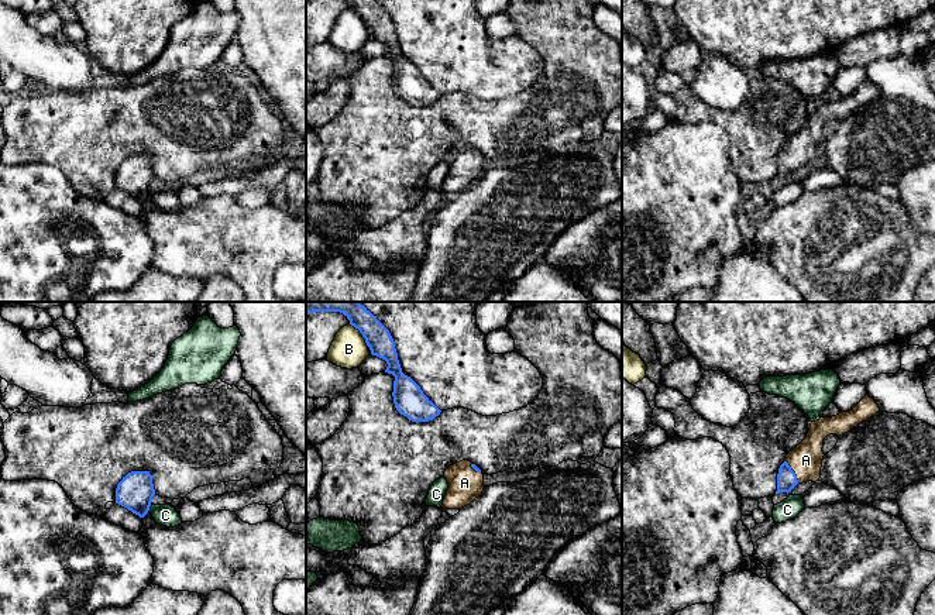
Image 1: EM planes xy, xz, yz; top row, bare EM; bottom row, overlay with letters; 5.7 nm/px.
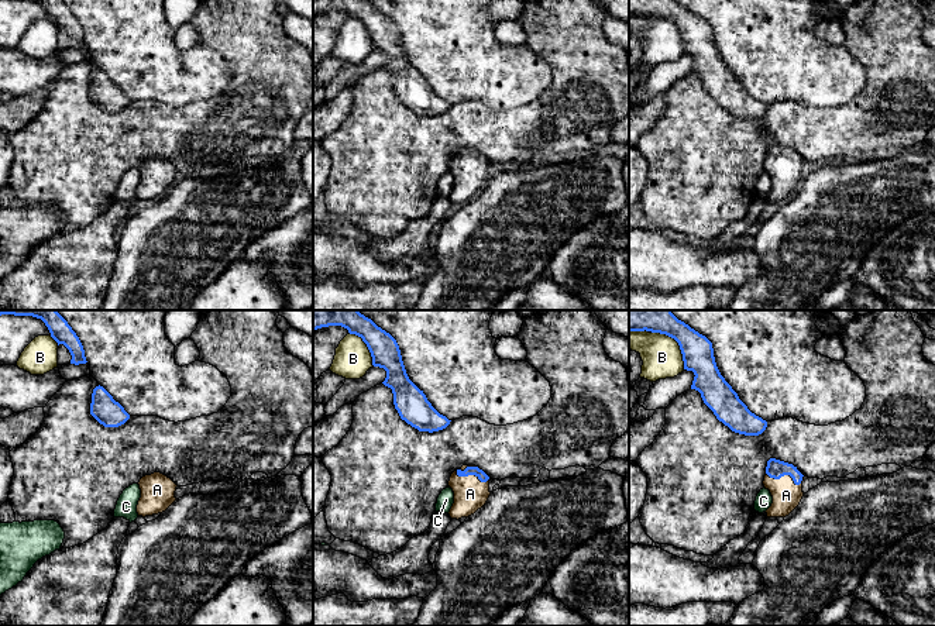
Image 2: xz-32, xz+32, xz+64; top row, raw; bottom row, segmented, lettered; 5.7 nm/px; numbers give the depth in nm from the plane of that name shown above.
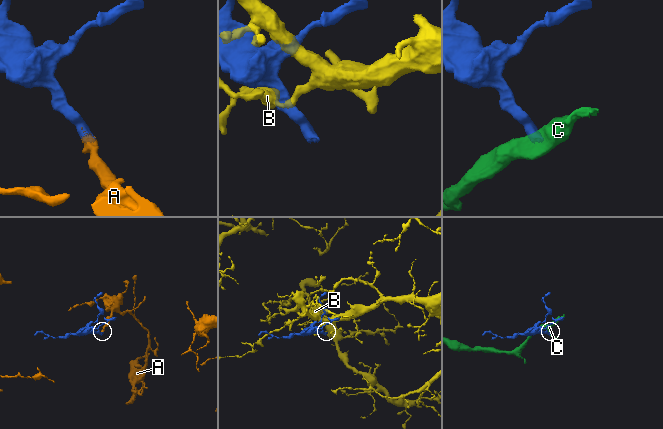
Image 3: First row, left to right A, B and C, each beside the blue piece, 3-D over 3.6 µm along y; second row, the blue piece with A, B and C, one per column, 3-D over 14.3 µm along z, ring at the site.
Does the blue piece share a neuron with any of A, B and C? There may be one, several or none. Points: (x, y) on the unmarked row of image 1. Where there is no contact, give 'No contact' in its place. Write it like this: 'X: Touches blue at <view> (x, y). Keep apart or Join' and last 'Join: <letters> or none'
A: Touches blue at yz (793, 155). Join
B: Touches blue at xz (361, 17). Keep apart
C: Touches blue at xy (148, 192). Keep apart
Join: A

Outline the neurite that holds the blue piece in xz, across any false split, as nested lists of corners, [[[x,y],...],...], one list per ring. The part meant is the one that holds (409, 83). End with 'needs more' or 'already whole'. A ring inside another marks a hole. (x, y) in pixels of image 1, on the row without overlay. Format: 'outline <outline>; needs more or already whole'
outline [[[347,0],[347,3],[360,14],[371,38],[386,45],[385,56],[395,61],[392,80],[396,95],[412,106],[429,106],[439,100],[441,95],[410,61],[402,56],[395,25],[377,0]]]; already whole

